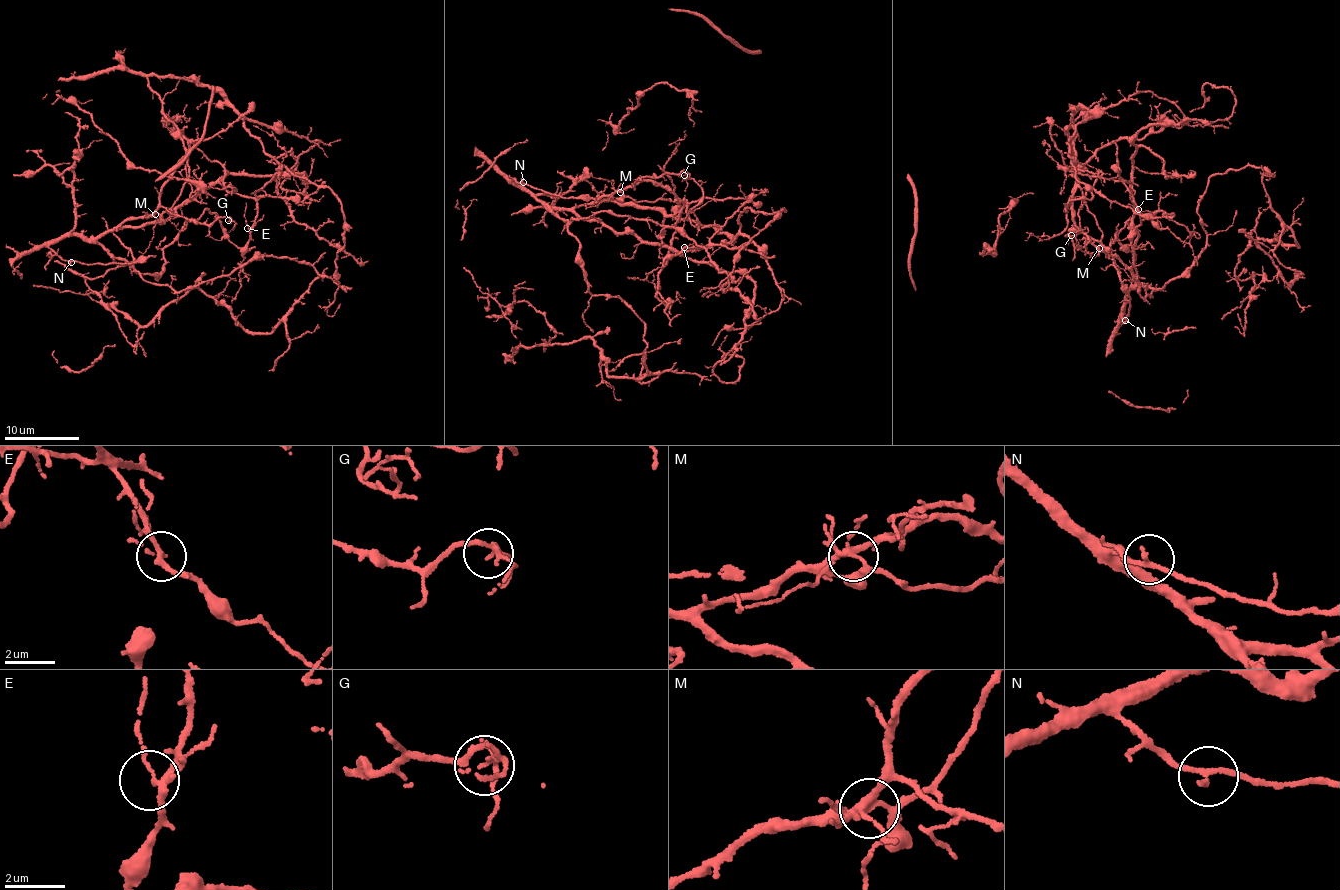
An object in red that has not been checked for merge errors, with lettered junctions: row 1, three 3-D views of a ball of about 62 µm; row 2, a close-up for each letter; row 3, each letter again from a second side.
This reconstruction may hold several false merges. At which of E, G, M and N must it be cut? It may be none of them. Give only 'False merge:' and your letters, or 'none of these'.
False merge: M

